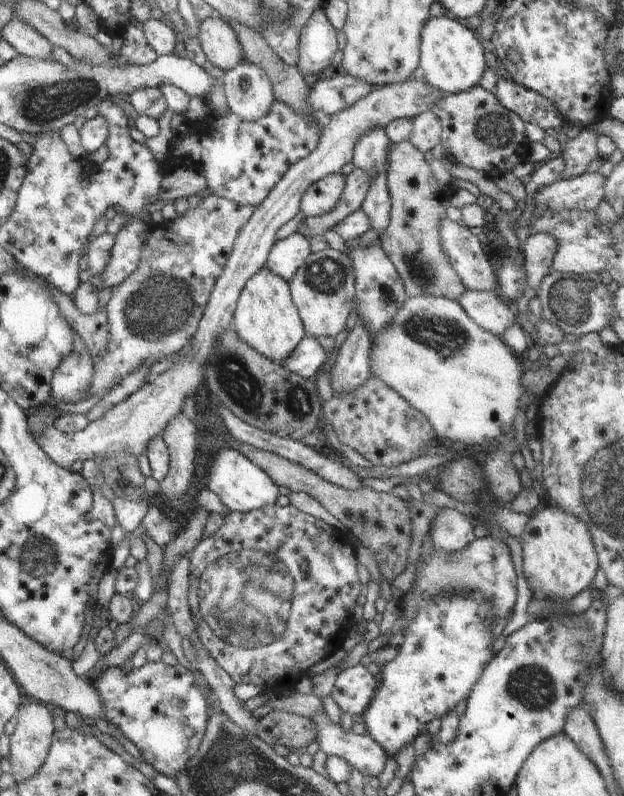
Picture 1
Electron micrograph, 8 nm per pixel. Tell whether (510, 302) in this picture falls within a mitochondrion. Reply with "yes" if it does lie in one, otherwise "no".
no

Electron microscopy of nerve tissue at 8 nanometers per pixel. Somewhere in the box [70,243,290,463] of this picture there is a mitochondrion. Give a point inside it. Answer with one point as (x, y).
(163, 302)

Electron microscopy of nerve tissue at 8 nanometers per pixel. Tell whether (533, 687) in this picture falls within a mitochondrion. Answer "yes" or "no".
yes

